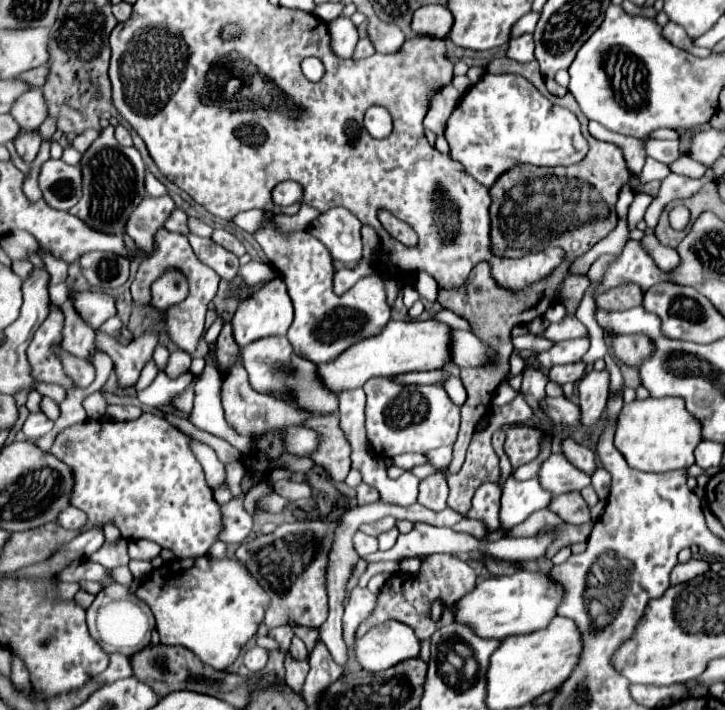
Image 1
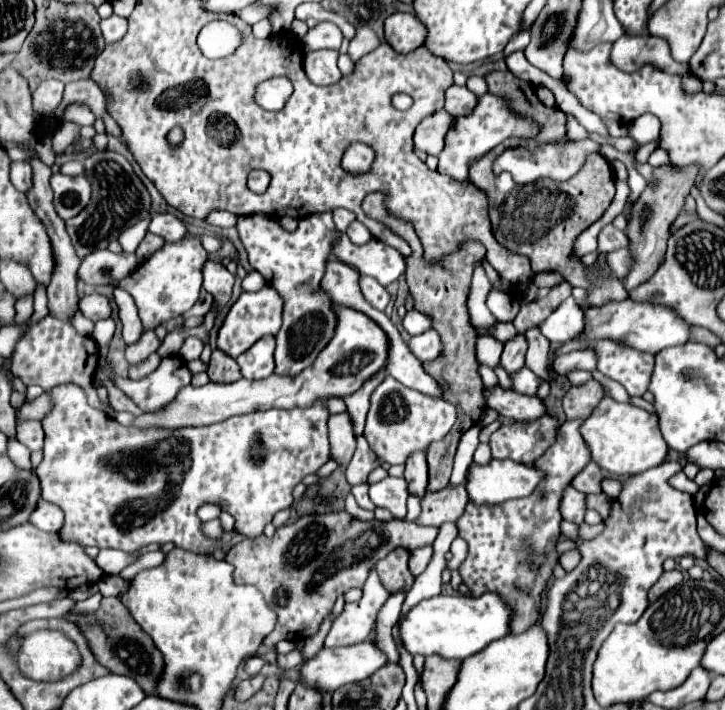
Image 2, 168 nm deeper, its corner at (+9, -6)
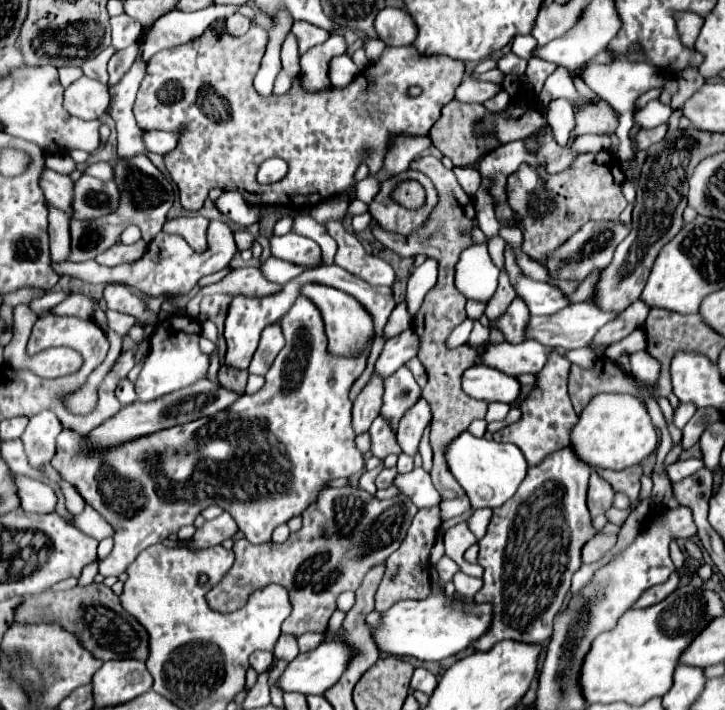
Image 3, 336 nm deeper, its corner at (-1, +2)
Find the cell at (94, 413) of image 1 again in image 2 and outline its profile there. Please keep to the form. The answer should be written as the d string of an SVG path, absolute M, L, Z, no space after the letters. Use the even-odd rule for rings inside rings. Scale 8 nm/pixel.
M44 392L38 398L32 401L25 401L23 405L16 410L16 420L35 419L41 421L45 415L51 411L51 395Z

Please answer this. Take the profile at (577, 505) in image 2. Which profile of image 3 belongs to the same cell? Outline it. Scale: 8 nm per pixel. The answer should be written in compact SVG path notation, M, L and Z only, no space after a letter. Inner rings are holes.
M593 469L591 479L589 479L589 493L587 493L587 507L589 507L591 515L597 517L597 515L609 511L613 505L613 497L615 497L613 487L605 479L601 479L597 475L597 471Z

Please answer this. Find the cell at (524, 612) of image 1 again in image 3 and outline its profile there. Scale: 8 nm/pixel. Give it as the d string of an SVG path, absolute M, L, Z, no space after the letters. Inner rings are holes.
M445 591L431 593L423 601L397 601L381 613L379 625L371 627L371 637L383 655L415 657L419 661L441 661L463 653L491 625L491 605L463 603L447 599Z

